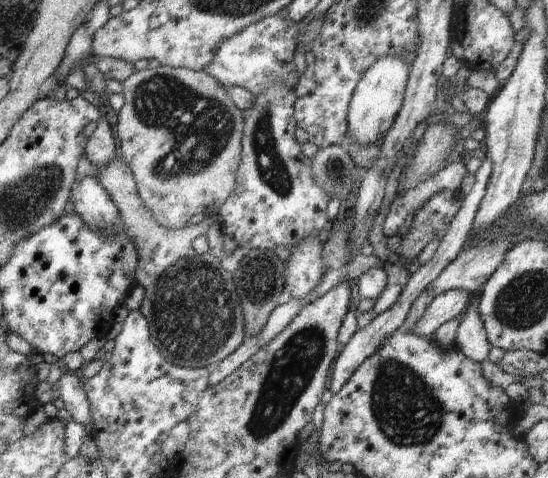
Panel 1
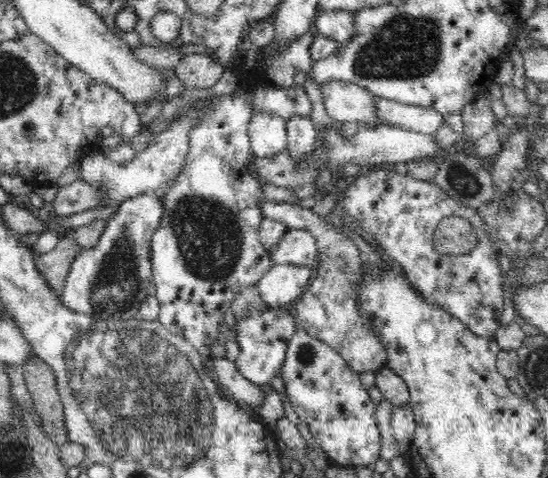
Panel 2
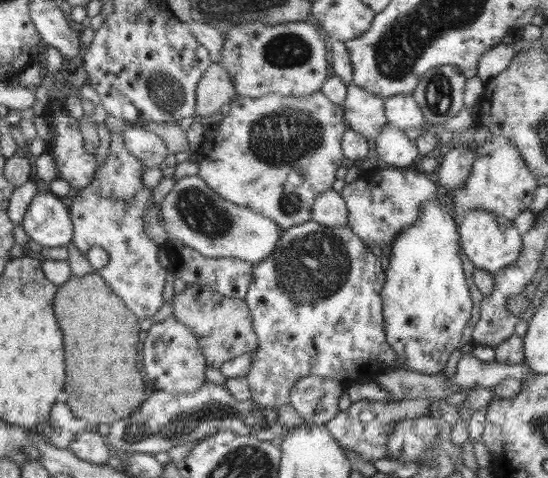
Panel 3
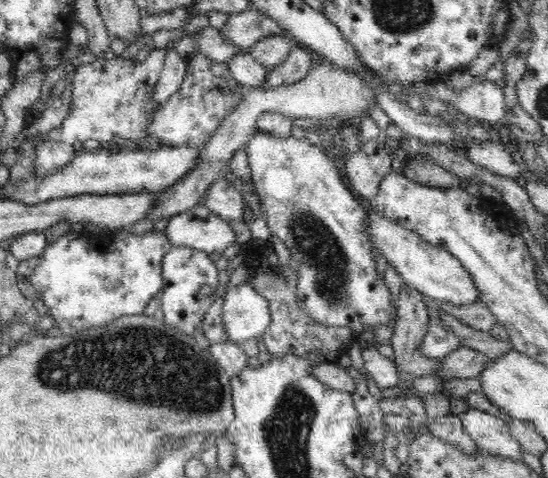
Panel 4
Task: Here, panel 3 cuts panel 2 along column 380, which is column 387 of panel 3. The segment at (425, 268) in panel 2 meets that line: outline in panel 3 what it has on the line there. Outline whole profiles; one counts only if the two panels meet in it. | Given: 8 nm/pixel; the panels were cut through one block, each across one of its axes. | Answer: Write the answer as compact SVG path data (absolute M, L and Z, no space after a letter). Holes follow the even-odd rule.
M381 166L370 178L345 184L341 195L348 211L347 226L368 246L391 246L396 235L417 222L421 206L437 198L437 191L431 176L421 170Z

